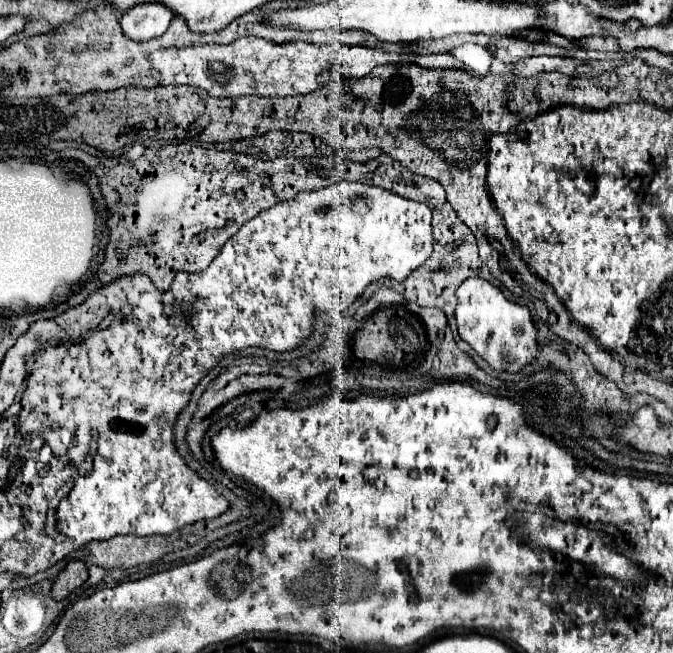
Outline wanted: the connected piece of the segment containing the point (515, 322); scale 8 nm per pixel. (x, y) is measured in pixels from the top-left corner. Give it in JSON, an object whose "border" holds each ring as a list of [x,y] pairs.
{"border":[[[470,278],[470,294],[466,294],[466,302],[474,302],[474,306],[486,306],[486,308],[458,308],[456,324],[460,338],[468,342],[478,352],[478,356],[482,356],[494,370],[518,372],[536,356],[536,330],[530,318],[530,310],[526,306],[510,302],[502,294],[502,290],[498,286],[492,286],[490,282],[486,282],[486,292],[482,282],[480,292],[480,286],[476,288],[474,278]]]}

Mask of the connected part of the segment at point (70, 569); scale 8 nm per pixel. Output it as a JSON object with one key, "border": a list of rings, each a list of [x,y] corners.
{"border":[[[72,560],[68,566],[60,572],[60,576],[52,584],[52,598],[54,600],[64,600],[74,588],[82,586],[88,578],[88,568],[82,560]]]}

